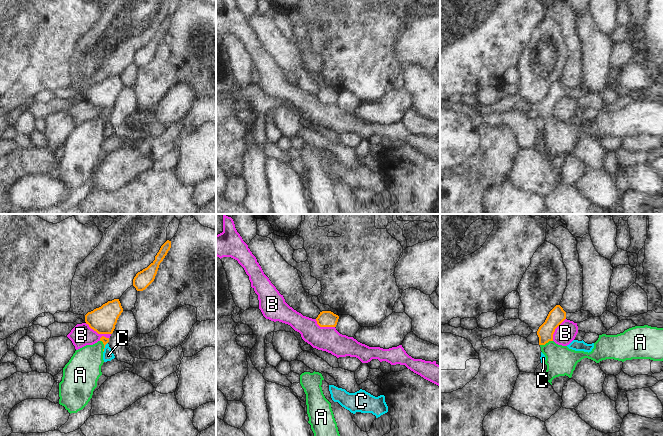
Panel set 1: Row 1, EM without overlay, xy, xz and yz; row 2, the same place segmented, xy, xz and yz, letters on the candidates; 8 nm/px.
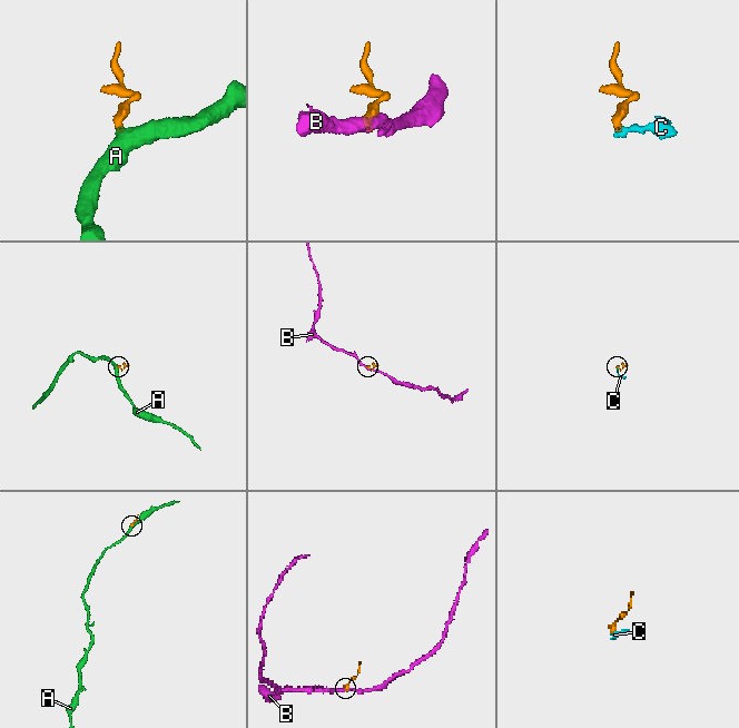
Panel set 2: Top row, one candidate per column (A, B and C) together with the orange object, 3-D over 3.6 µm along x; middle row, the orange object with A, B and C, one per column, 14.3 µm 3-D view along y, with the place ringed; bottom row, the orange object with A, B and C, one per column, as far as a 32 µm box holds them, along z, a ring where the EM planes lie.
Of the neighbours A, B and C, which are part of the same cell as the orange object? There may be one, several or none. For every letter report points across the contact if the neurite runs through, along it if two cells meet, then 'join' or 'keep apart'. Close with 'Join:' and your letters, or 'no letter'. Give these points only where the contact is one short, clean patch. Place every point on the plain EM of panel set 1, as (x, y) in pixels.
A: way yz (557, 91), (546, 106), (546, 118), (560, 136); join
B: border xy (85, 99), (108, 114); keep apart
C: border xy (107, 118), (103, 126); keep apart
Join: A

